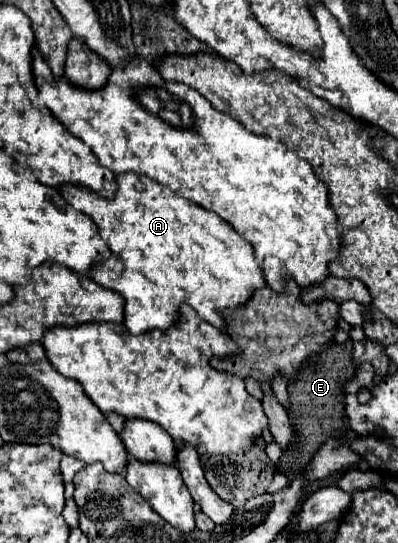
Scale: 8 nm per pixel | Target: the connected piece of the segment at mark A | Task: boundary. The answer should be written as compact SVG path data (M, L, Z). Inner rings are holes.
M117 175L115 179L119 179L119 191L111 195L111 199L99 199L99 195L83 191L83 187L63 187L61 195L67 203L97 223L101 239L111 249L111 257L107 263L95 267L91 279L111 291L117 291L125 299L123 323L129 333L143 335L153 329L167 331L179 321L181 305L193 307L203 321L227 331L227 319L221 315L221 309L243 307L257 289L267 285L265 273L255 259L253 245L243 235L235 233L235 229L217 213L191 203L191 199L177 195L167 185L145 179L145 175Z

